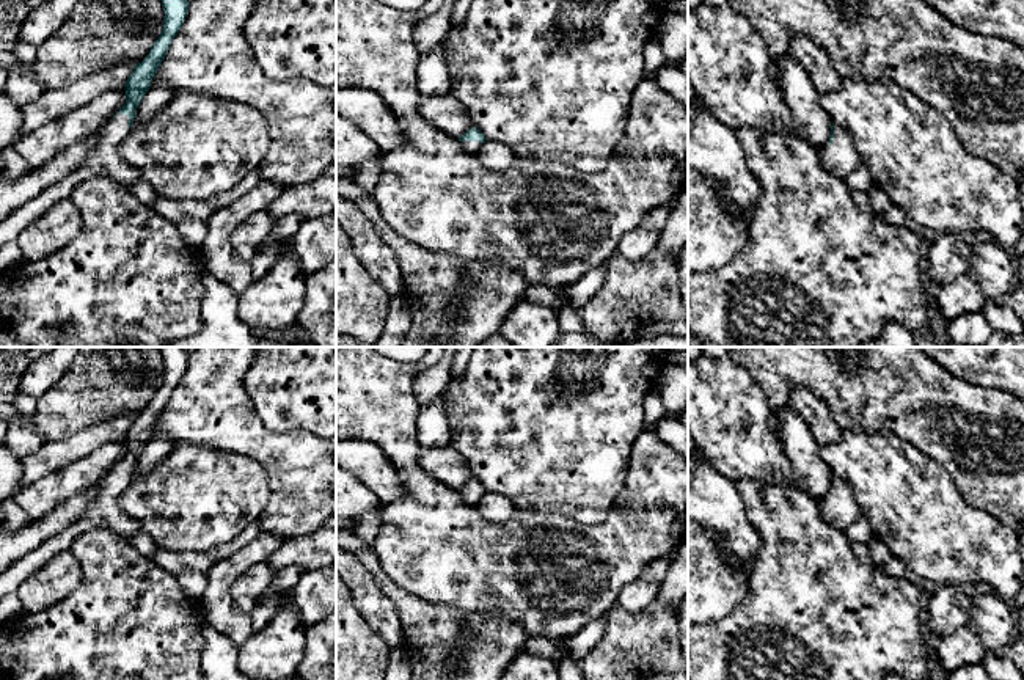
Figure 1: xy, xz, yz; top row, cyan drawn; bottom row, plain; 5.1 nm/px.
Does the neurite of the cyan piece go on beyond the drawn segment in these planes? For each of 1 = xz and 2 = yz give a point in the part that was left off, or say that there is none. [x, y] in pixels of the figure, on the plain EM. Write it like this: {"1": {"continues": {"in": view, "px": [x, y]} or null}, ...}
{"1": {"continues": {"in": "xz", "px": [471, 498]}}, "2": {"continues": {"in": "yz", "px": [839, 511]}}}

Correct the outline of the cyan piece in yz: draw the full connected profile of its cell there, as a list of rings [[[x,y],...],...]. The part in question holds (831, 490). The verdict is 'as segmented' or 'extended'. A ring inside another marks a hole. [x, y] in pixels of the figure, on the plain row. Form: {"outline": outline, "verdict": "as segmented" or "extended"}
{"outline": [[[834,474],[831,477],[829,493],[820,503],[820,509],[825,521],[831,528],[843,532],[862,515],[850,485]]], "verdict": "extended"}

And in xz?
{"outline": [[[471,479],[459,490],[459,493],[465,503],[476,506],[487,493],[487,490],[479,481]]], "verdict": "extended"}

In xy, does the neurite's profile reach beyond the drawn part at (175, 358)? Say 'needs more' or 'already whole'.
needs more

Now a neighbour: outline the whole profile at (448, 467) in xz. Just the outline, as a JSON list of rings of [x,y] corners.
[[[452,446],[419,451],[419,466],[440,484],[459,492],[474,479],[465,457]]]

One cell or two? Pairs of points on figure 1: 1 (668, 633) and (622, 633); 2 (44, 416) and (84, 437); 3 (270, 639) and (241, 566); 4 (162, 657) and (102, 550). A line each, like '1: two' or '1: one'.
1: one
2: two
3: two
4: one

